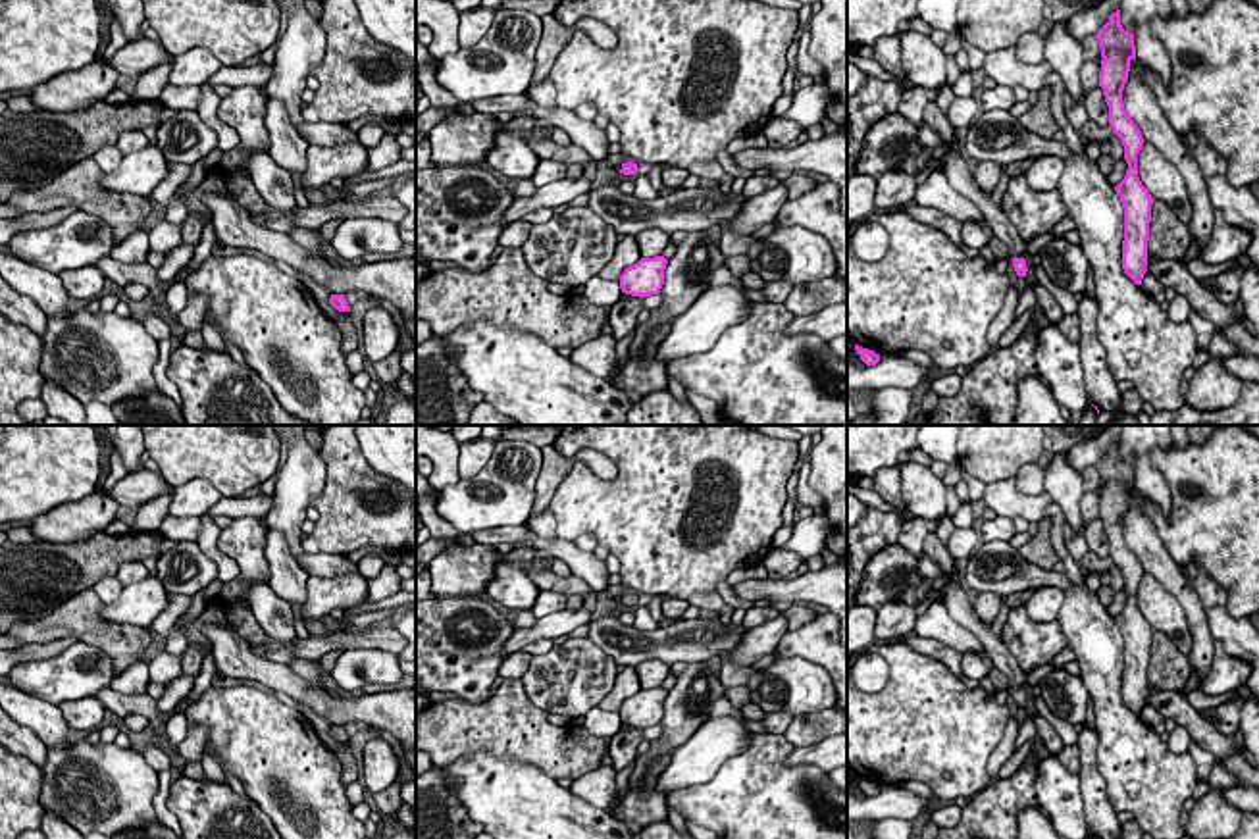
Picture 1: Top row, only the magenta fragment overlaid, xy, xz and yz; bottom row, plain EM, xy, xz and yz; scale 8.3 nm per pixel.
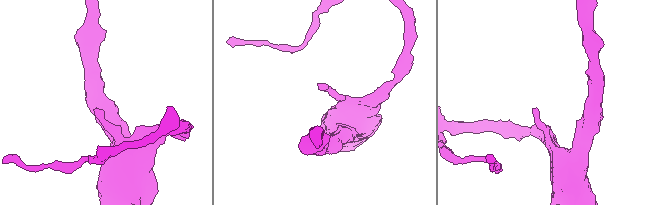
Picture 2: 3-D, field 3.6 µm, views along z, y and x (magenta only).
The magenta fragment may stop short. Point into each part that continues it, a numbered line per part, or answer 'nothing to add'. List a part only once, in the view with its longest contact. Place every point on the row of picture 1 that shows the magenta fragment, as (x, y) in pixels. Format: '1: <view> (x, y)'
1: yz (955, 170)

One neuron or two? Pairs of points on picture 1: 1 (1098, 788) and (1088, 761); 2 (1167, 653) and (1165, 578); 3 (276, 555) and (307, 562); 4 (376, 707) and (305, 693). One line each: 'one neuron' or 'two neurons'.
1: one neuron
2: two neurons
3: two neurons
4: one neuron

